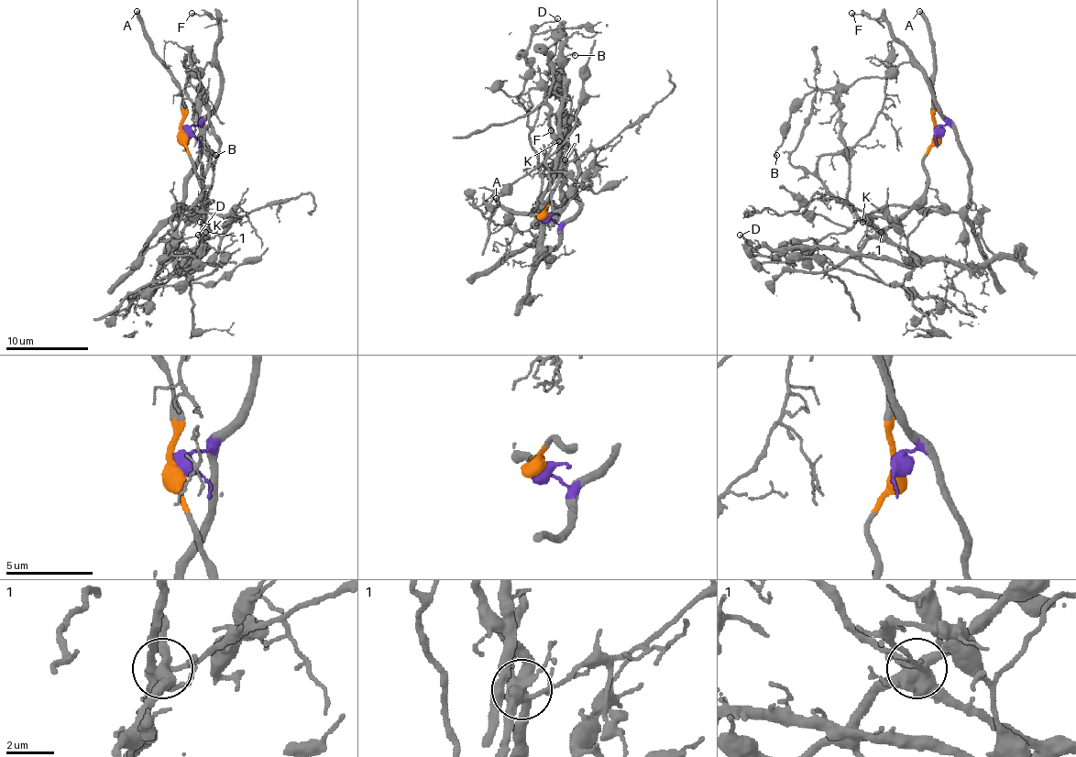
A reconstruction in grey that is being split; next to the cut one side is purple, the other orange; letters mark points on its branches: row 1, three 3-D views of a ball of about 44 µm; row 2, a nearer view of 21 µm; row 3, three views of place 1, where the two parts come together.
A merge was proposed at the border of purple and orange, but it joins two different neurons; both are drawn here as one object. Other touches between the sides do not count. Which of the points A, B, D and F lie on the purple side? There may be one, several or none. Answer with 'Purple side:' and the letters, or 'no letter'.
Purple side: B, D, F

